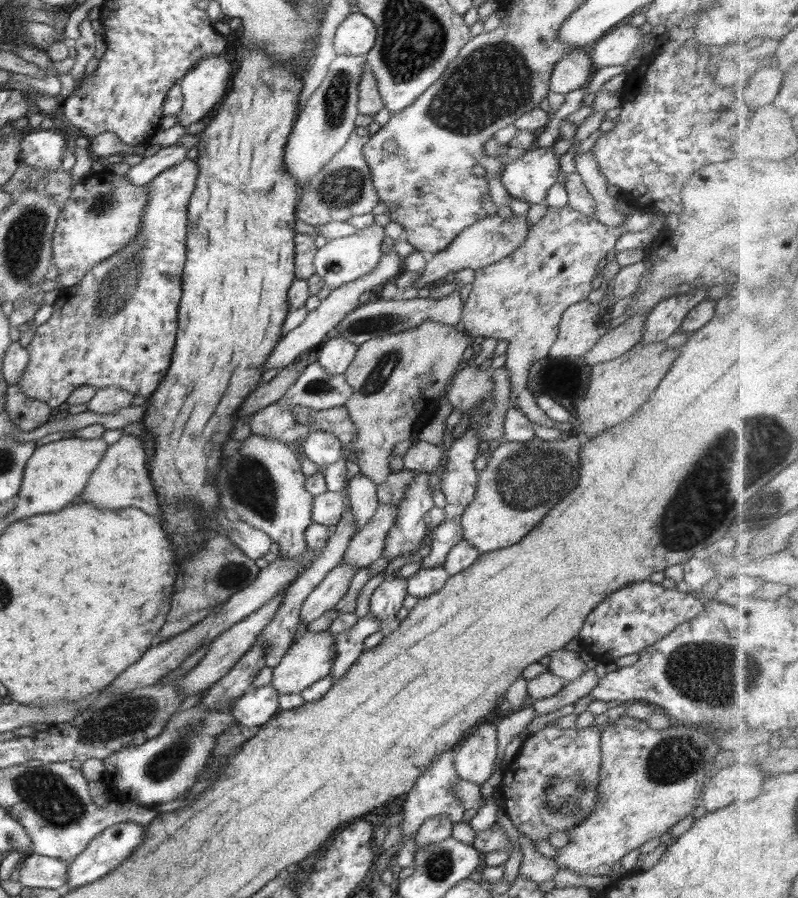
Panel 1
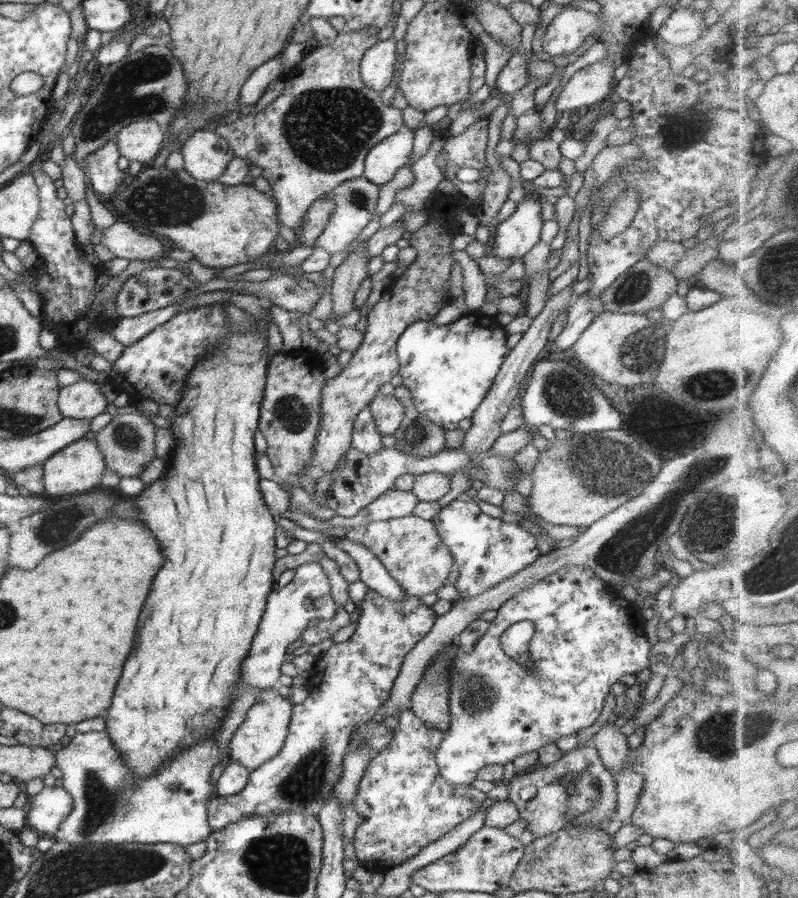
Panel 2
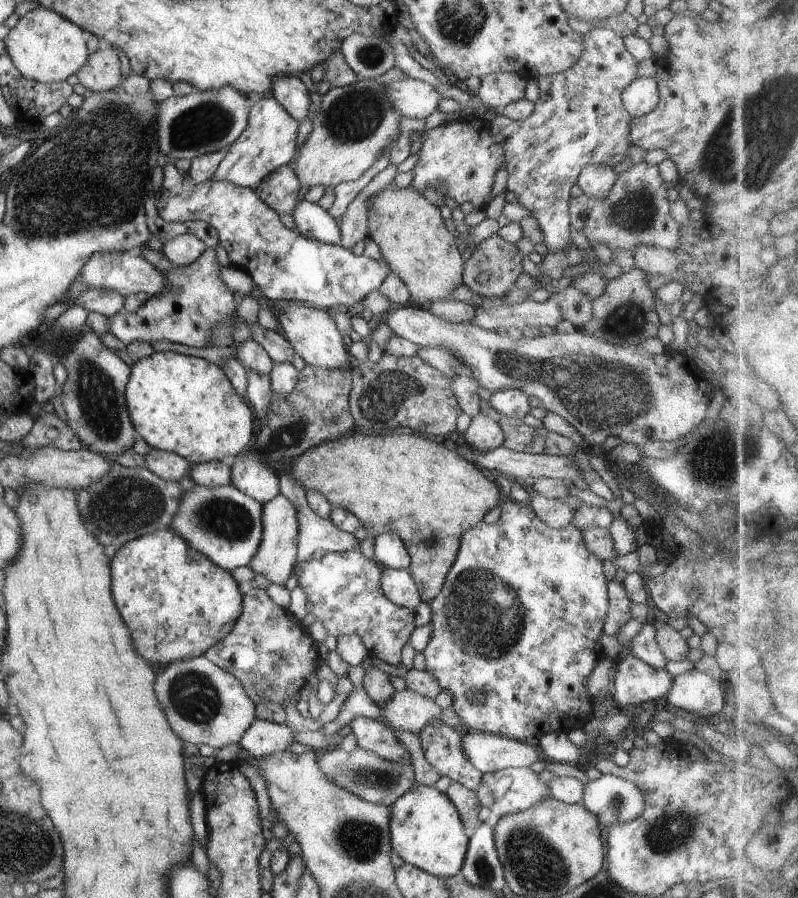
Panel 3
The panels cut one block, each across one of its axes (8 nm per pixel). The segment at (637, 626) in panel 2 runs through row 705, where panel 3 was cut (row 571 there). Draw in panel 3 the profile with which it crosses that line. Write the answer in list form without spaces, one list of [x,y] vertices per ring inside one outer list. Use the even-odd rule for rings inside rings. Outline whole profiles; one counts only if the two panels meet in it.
[[[510,498],[503,499],[498,508],[501,516],[495,524],[488,525],[482,520],[463,533],[456,561],[444,580],[442,591],[433,600],[427,602],[432,611],[430,623],[433,630],[423,654],[426,657],[426,671],[438,682],[442,691],[452,695],[451,708],[469,732],[499,735],[522,743],[528,742],[528,738],[532,736],[538,740],[540,736],[547,733],[567,733],[572,729],[584,728],[591,720],[592,696],[587,692],[586,685],[588,677],[599,661],[606,657],[601,648],[600,638],[603,635],[603,627],[609,610],[608,581],[604,576],[602,560],[587,550],[580,529],[572,524],[560,529],[550,527],[538,518],[530,507],[514,503]],[[476,695],[479,696],[478,701],[473,700]]]

